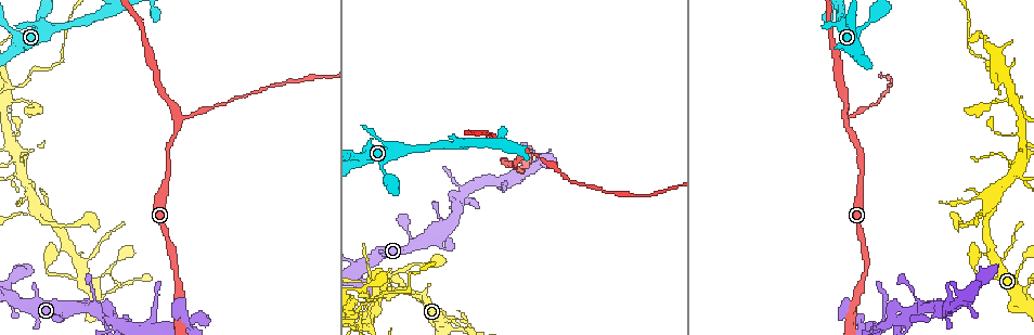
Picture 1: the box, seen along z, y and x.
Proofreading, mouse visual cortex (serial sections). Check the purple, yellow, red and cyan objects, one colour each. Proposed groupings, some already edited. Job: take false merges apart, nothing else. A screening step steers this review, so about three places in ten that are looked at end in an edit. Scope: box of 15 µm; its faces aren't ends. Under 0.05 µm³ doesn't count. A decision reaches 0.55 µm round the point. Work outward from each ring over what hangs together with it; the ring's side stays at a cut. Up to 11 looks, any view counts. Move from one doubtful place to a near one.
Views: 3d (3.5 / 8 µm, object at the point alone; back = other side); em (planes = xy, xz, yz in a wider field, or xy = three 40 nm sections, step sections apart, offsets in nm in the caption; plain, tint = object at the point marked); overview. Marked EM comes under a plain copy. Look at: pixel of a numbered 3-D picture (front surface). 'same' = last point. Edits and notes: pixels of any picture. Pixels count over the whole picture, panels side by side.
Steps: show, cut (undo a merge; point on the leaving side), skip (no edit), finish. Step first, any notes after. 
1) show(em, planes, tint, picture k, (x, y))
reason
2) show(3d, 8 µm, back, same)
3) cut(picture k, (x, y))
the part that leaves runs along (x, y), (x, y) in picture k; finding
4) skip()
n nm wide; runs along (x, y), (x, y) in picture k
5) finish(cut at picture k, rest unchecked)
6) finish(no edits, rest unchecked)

show(3d, 8 µm, picture 1, (180, 119))
thin neck

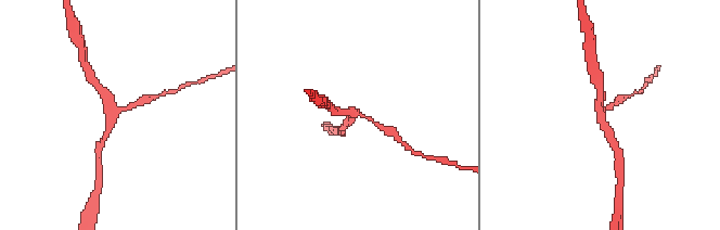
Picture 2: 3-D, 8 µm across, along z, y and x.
show(em, xy, step 3, tint, picture 2, (117, 113))
3 arms; arms of 150, 250, 250 nm; shape alone is not enough

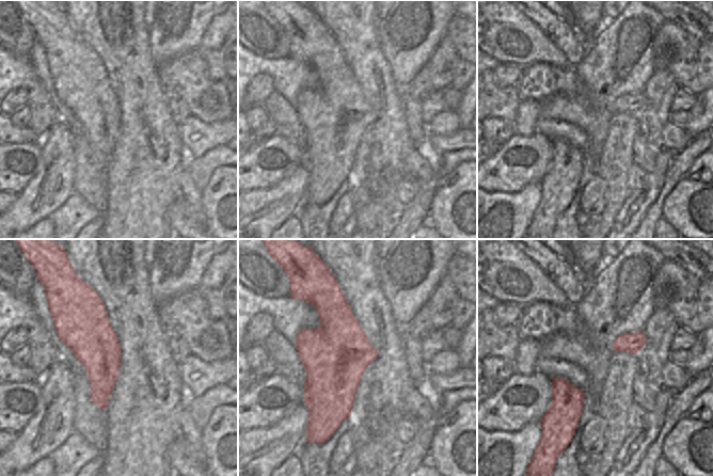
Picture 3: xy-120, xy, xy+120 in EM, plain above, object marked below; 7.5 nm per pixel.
skip()
runs along (611, 140), (599, 109), (600, 87) in picture 2; one cell here

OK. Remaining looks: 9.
show(3d, 8 µm, picture 1, (153, 5))
a narrow waist

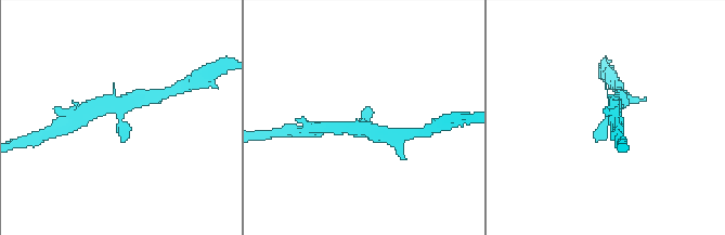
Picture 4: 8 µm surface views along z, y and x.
show(3d, 3.5 µm, picture 4, (604, 121))
closer look

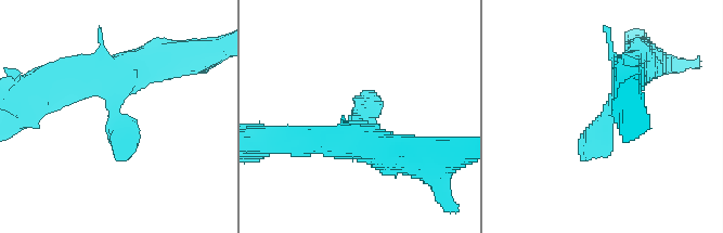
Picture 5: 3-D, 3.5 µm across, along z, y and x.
show(em, xy, step 3, tint, picture 5, (606, 110))

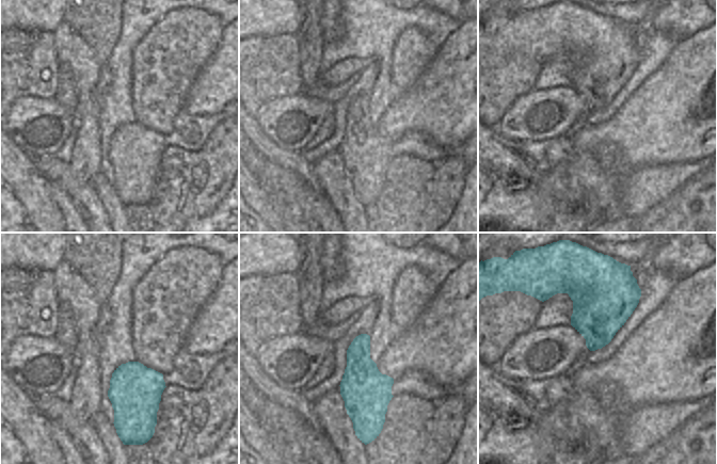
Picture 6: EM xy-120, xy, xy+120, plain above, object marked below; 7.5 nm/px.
skip()
one cell here

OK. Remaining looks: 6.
show(3d, 3.5 µm, picture 1, (986, 209))
a narrow waist

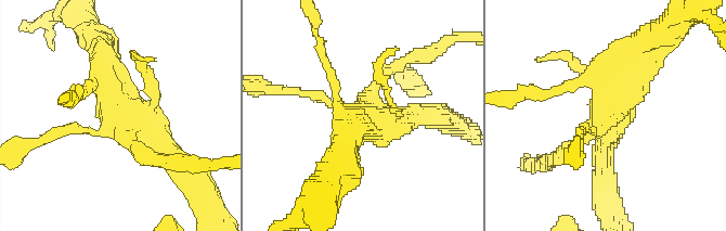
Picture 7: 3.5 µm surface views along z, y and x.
show(em, xy, step 2, tint, picture 7, (128, 113))

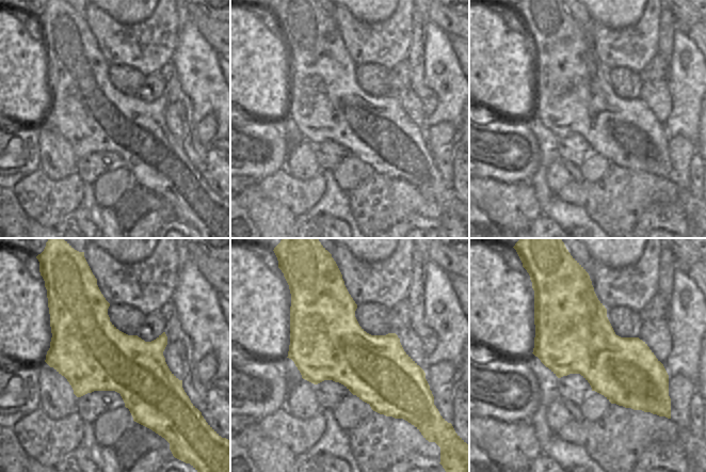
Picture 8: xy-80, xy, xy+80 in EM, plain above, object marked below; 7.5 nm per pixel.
skip()
one cell here

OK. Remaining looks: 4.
show(3d, 3.5 µm, picture 1, (1017, 170))

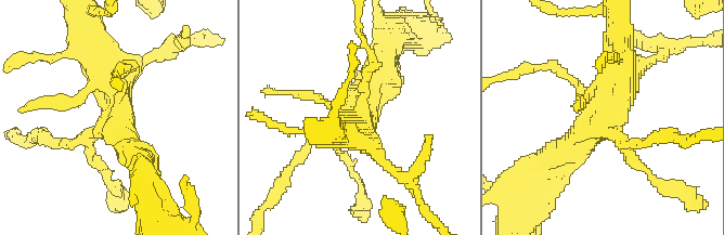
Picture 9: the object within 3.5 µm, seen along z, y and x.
show(em, xy, step 5, tint, picture 9, (607, 114))

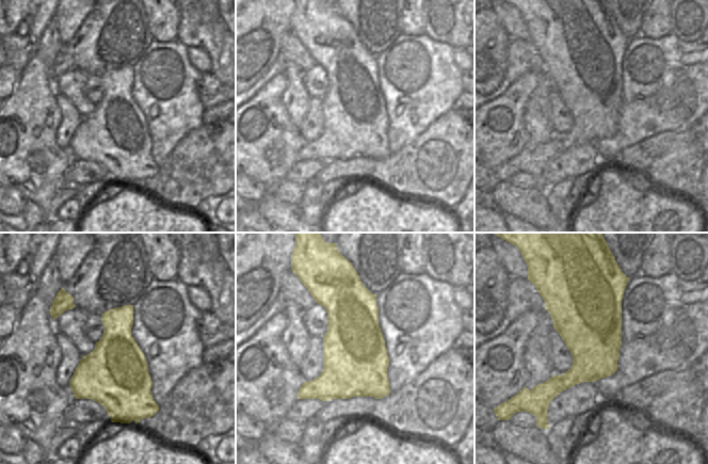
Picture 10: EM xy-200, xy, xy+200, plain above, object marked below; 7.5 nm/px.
skip()
one cell here

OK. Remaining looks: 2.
show(3d, 3.5 µm, back, picture 1, (7, 82))
four-way junction

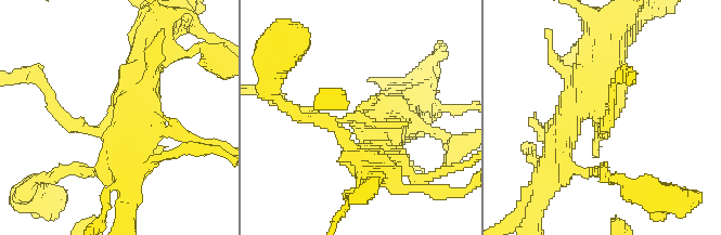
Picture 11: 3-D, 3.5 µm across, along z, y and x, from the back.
show(em, xy, step 3, tint, picture 11, (111, 113))
4 arms; arms of 150, 150, 450, 500 nm; now the EM

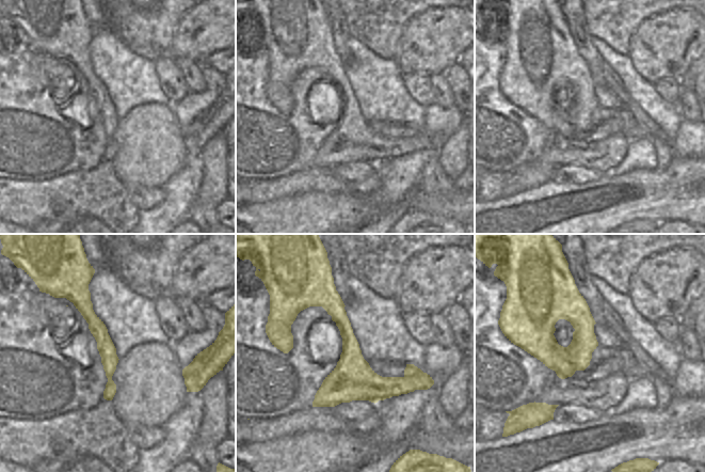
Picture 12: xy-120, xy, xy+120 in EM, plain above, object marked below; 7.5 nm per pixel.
cut(picture 11, (50, 103))
320 nm wide; the part that leaves runs along (77, 123), (27, 77) in picture 11; a second cell is stuck on

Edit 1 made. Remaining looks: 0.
finish(cut at picture 11, rest unchecked)

